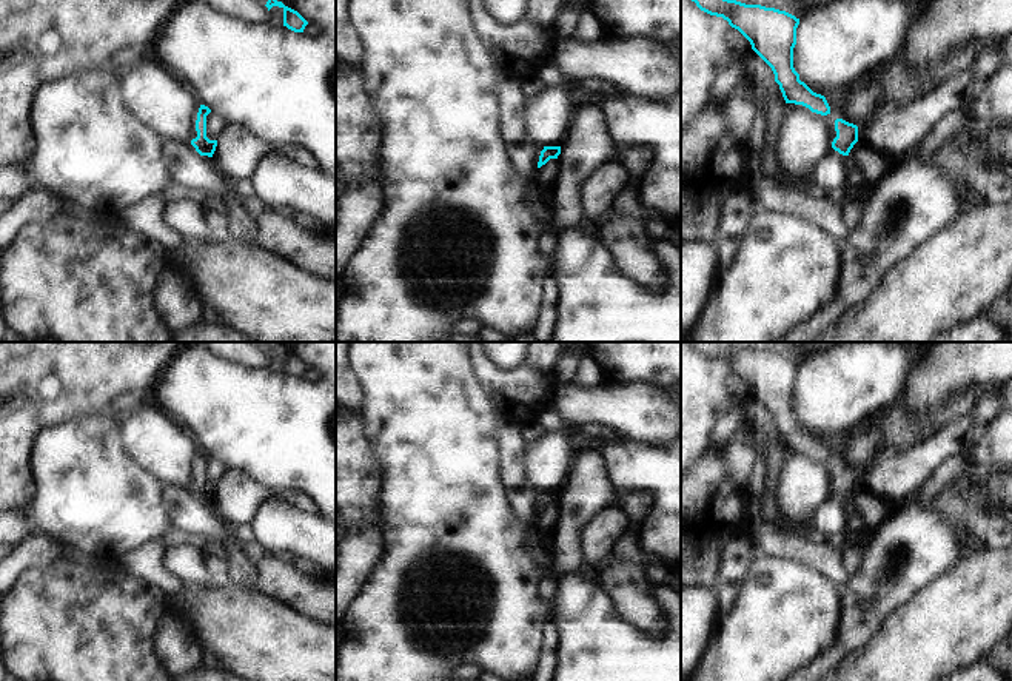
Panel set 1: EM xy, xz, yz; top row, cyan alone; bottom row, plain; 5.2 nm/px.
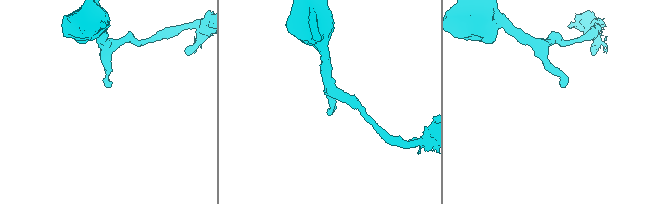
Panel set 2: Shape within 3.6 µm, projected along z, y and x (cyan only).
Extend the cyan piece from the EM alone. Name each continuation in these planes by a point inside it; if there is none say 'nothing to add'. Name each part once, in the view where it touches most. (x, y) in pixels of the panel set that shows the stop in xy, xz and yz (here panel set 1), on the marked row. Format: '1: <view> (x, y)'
nothing to add

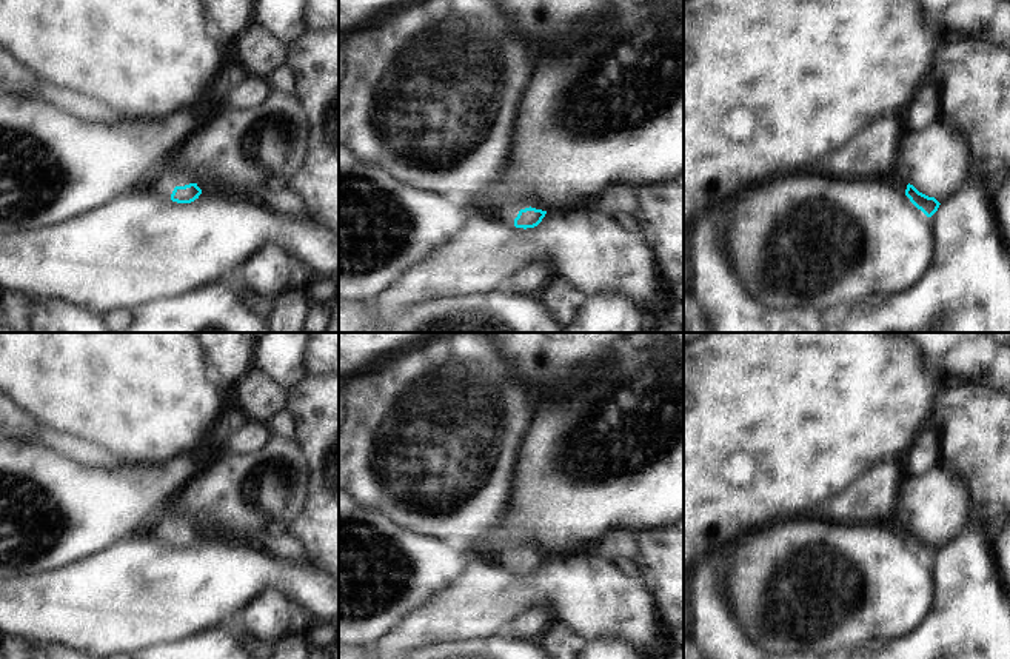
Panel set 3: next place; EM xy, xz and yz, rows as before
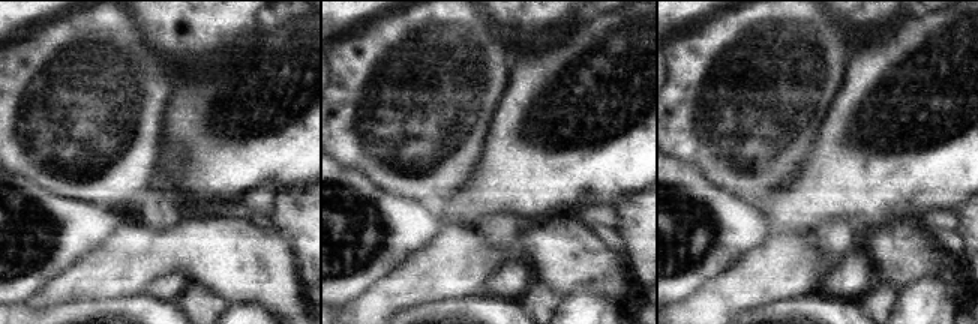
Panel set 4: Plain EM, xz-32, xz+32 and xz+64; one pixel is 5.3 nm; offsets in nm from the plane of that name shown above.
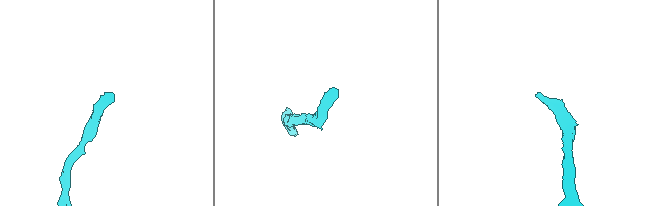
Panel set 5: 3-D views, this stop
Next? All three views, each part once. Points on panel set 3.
1: xz (513, 205)

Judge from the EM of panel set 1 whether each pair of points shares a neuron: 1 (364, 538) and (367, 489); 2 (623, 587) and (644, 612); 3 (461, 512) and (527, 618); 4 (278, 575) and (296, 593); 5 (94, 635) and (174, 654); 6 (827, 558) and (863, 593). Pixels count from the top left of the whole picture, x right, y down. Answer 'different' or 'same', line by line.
1: same
2: same
3: same
4: same
5: different
6: different

